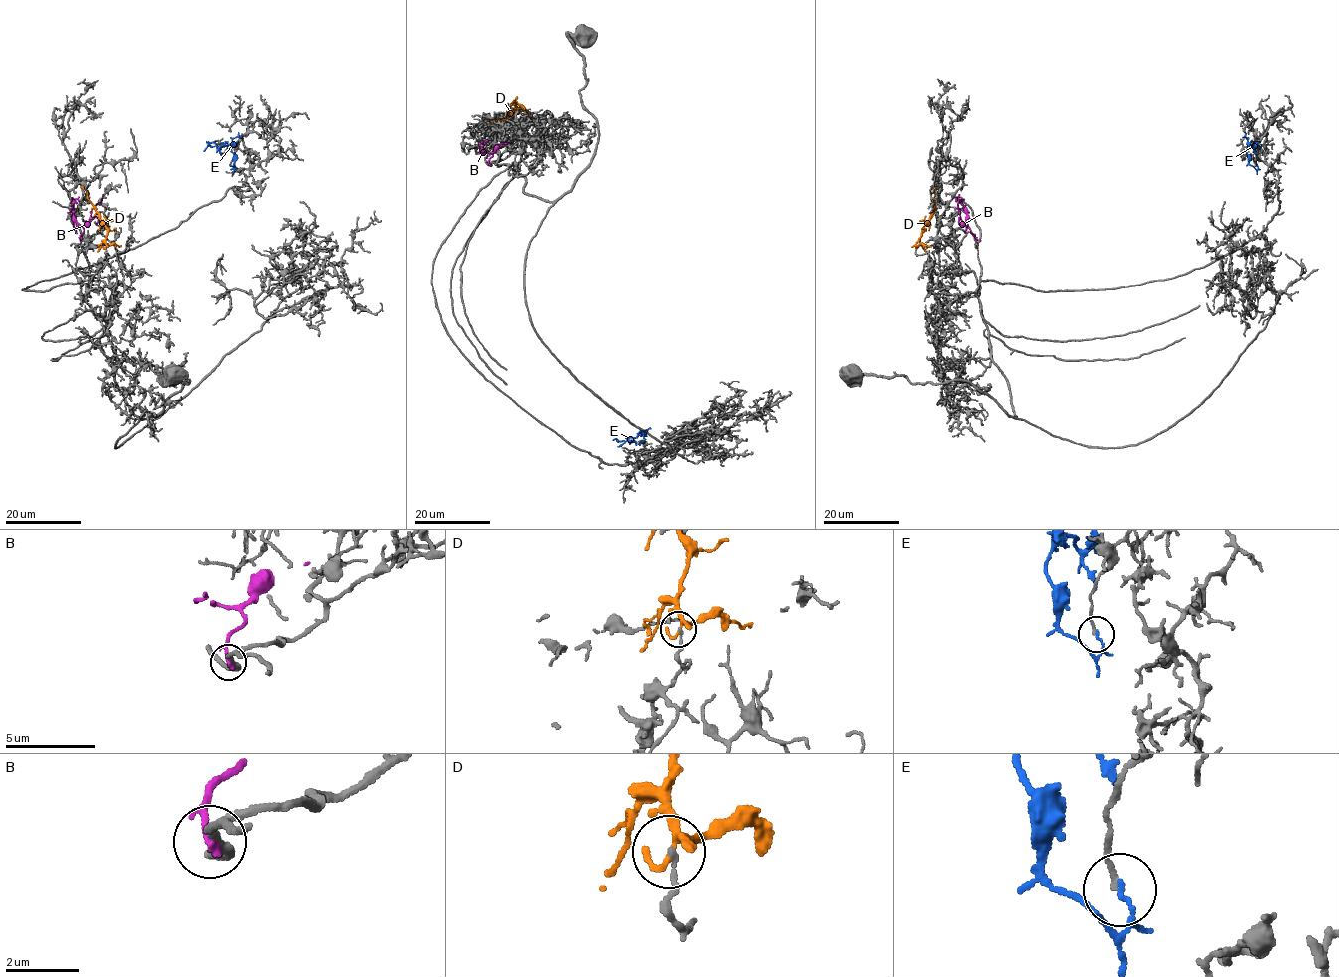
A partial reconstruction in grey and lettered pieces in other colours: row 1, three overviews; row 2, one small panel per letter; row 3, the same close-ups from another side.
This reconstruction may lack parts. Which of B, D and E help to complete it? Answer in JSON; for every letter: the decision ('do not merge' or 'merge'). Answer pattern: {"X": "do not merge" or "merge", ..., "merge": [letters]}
{"B": "do not merge", "D": "do not merge", "E": "do not merge", "merge": []}

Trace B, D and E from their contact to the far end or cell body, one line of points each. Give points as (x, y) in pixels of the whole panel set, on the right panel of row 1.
B: (979, 240), (960, 218), (959, 194)
D: (916, 247), (921, 228), (934, 211), (934, 189), (938, 186)
E: (1256, 165), (1256, 169), (1249, 163), (1246, 150), (1254, 147), (1255, 142), (1254, 150)

